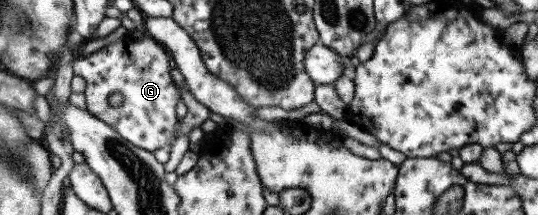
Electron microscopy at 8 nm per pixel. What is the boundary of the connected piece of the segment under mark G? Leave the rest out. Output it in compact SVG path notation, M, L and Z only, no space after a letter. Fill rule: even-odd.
M126 36L122 41L108 43L72 64L73 75L86 82L82 94L85 111L110 126L126 142L151 153L172 144L176 137L178 120L174 106L180 101L180 94L170 79L171 68L169 55L148 36L140 41ZM116 93L121 96L122 105L112 107L108 104L108 97Z

